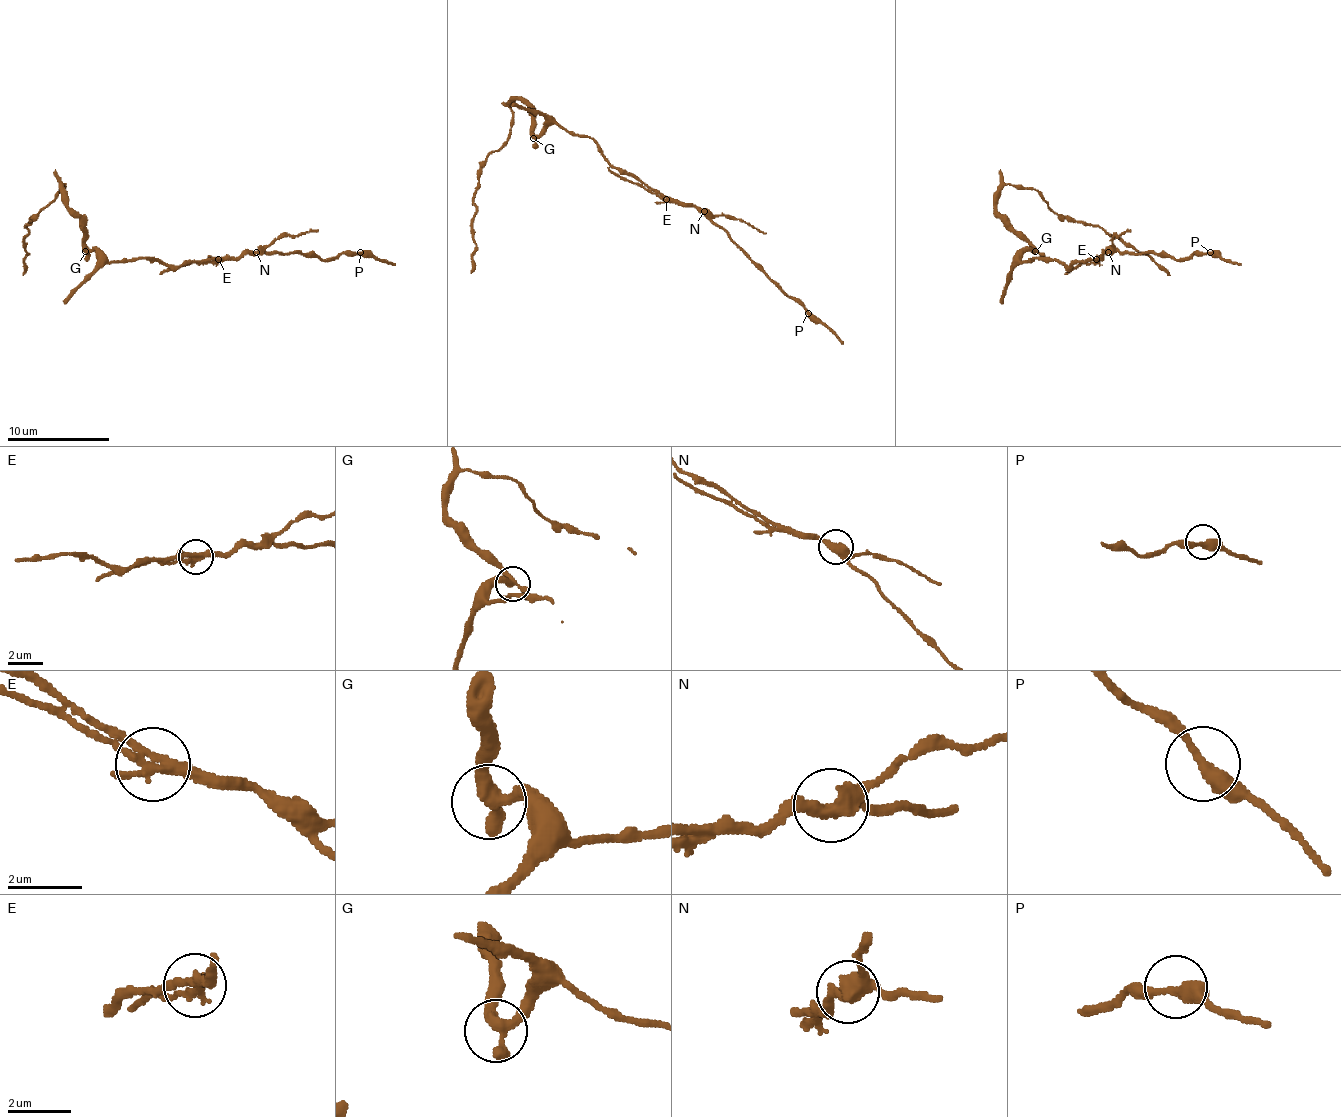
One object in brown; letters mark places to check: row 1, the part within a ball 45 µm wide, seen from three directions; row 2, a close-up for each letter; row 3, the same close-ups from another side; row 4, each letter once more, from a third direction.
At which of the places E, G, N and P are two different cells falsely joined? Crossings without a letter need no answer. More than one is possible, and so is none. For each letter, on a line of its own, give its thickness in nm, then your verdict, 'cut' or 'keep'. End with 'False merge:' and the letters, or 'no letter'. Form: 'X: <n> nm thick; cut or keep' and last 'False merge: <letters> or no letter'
E: 320 nm thick; cut
G: 300 nm thick; keep
N: 400 nm thick; cut
P: 340 nm thick; keep
False merge: E, N

